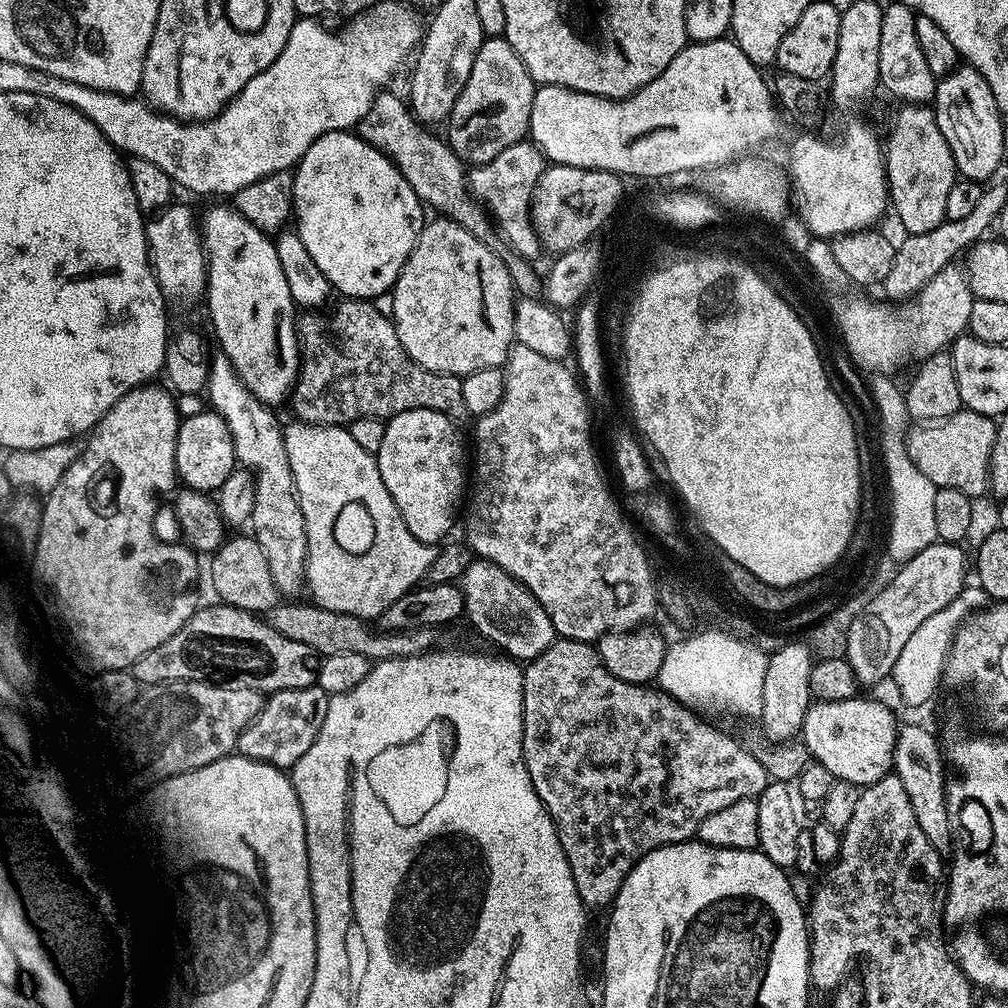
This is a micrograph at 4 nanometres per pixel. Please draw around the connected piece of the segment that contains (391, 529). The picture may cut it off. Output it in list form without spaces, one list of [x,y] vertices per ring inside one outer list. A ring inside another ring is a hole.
[[[292,422],[292,425],[284,428],[284,445],[286,454],[290,458],[290,470],[294,474],[296,483],[296,496],[300,499],[308,531],[308,564],[312,568],[312,573],[306,578],[314,578],[314,584],[318,584],[317,590],[310,594],[311,599],[315,601],[323,596],[323,607],[328,611],[346,614],[346,608],[348,608],[348,615],[378,618],[391,604],[398,602],[398,598],[411,592],[427,577],[428,567],[437,556],[437,549],[431,544],[418,542],[418,538],[410,538],[410,530],[398,506],[390,498],[390,490],[386,490],[386,482],[382,482],[375,455],[358,446],[347,427]],[[348,500],[364,500],[368,504],[370,515],[367,519],[374,528],[369,548],[365,551],[358,550],[352,556],[348,556],[342,548],[334,544],[334,538],[330,532],[332,518],[340,518],[338,508]]]

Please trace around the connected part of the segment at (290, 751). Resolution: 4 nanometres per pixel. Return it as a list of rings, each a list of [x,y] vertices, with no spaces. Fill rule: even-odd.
[[[318,686],[311,688],[287,688],[271,693],[264,709],[256,720],[240,736],[239,755],[249,756],[264,764],[273,764],[281,770],[291,769],[318,738],[322,724],[326,722],[329,695]]]

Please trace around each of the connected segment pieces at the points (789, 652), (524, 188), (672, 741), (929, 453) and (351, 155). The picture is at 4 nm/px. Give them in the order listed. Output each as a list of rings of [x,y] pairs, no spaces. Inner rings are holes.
[[[785,642],[782,650],[768,656],[766,683],[762,686],[762,714],[759,723],[772,742],[788,742],[801,735],[808,705],[813,703],[812,691],[808,685],[813,657],[802,642]]]
[[[525,138],[514,146],[506,146],[506,150],[498,154],[498,158],[475,165],[467,173],[472,194],[491,212],[513,250],[525,258],[531,257],[531,252],[538,248],[538,236],[532,226],[530,209],[532,192],[536,188],[538,178],[542,178],[545,167],[546,157],[543,151],[537,148],[531,139]]]
[[[557,638],[545,652],[538,654],[533,660],[523,665],[524,669],[524,761],[530,774],[530,782],[538,794],[538,798],[546,806],[556,824],[556,833],[562,842],[562,850],[570,862],[570,870],[582,902],[589,908],[600,908],[611,905],[615,901],[618,890],[630,870],[646,854],[655,848],[667,844],[683,844],[685,840],[696,836],[698,826],[714,810],[722,810],[722,806],[730,806],[730,802],[750,800],[760,797],[764,787],[770,782],[766,769],[762,766],[759,755],[747,752],[738,741],[724,732],[719,732],[712,724],[707,724],[693,709],[679,704],[673,696],[661,692],[659,687],[646,684],[622,682],[622,678],[614,678],[600,657],[599,647],[587,640],[565,640]]]
[[[961,410],[939,422],[909,427],[907,429],[909,456],[936,488],[962,490],[962,494],[979,498],[990,488],[990,465],[992,447],[996,441],[996,426],[997,421],[993,417]]]
[[[345,130],[343,132],[327,132],[322,134],[320,139],[312,143],[312,148],[306,150],[306,154],[301,158],[300,163],[294,169],[294,191],[292,201],[294,203],[294,220],[300,223],[298,235],[302,238],[302,246],[306,246],[310,258],[314,258],[314,266],[322,270],[322,274],[327,278],[329,284],[337,293],[341,292],[341,297],[355,298],[358,300],[372,300],[383,294],[391,293],[396,287],[396,280],[404,270],[404,264],[408,261],[408,255],[414,250],[416,239],[420,236],[420,231],[424,229],[426,223],[425,205],[414,194],[410,182],[402,179],[399,171],[394,170],[392,159],[388,156],[379,155],[374,148],[368,147],[365,140],[354,138],[353,133]]]

